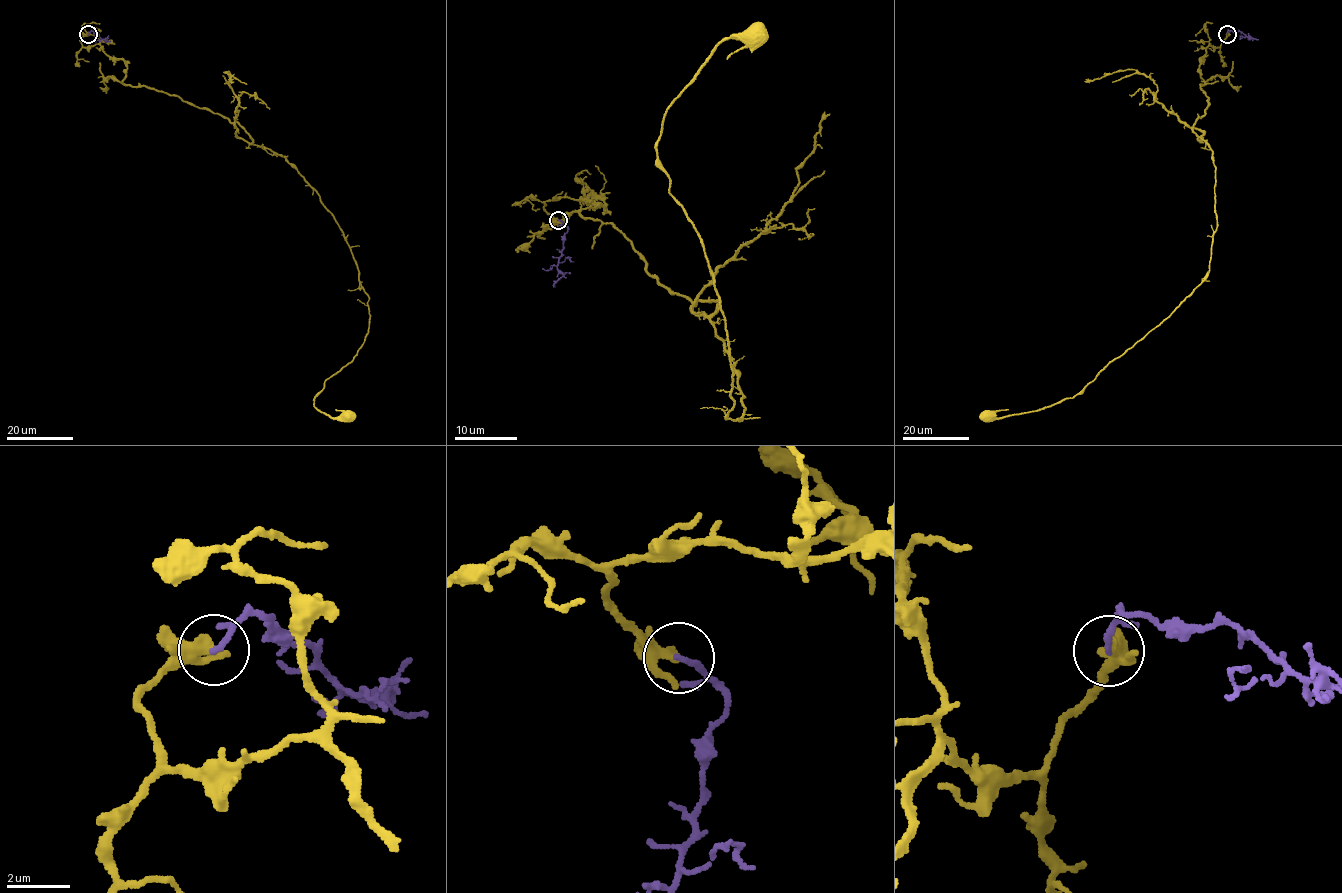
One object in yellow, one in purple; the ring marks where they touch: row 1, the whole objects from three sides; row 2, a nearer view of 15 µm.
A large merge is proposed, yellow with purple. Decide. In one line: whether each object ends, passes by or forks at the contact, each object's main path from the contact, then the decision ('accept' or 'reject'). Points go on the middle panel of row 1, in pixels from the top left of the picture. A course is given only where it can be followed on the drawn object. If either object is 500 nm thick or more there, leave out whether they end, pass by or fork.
yellow passes by | purple ends | yellow via (558, 219), (547, 200), (604, 204), (580, 213), (717, 299), (741, 419), (656, 146), (717, 45), (756, 35) | purple via (558, 219), (566, 226), (568, 232), (557, 265), (559, 280), (553, 286) | reject

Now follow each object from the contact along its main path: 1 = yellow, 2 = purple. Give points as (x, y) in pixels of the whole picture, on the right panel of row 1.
1: (1227, 34), (1199, 58), (1208, 103), (1192, 128), (1215, 169), (1207, 278), (1073, 396), (987, 414)
2: (1227, 34), (1228, 30), (1240, 31), (1258, 40)

